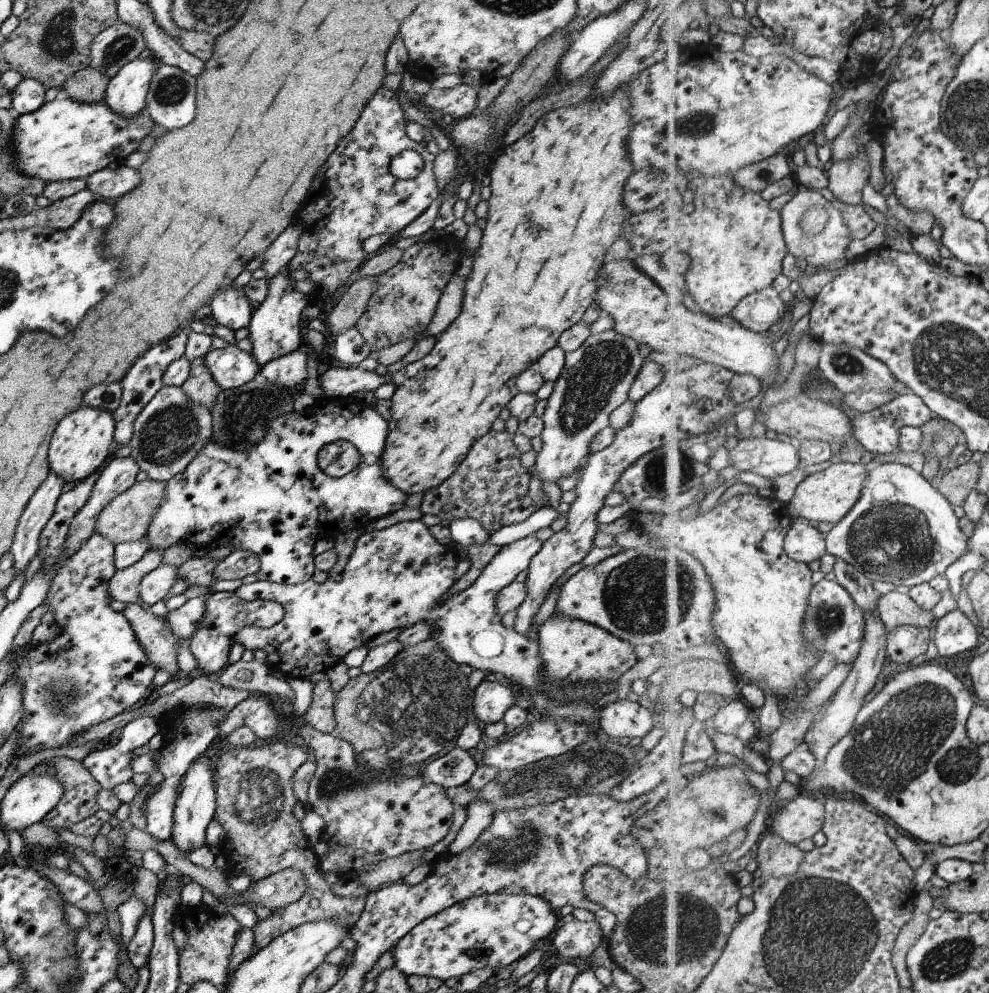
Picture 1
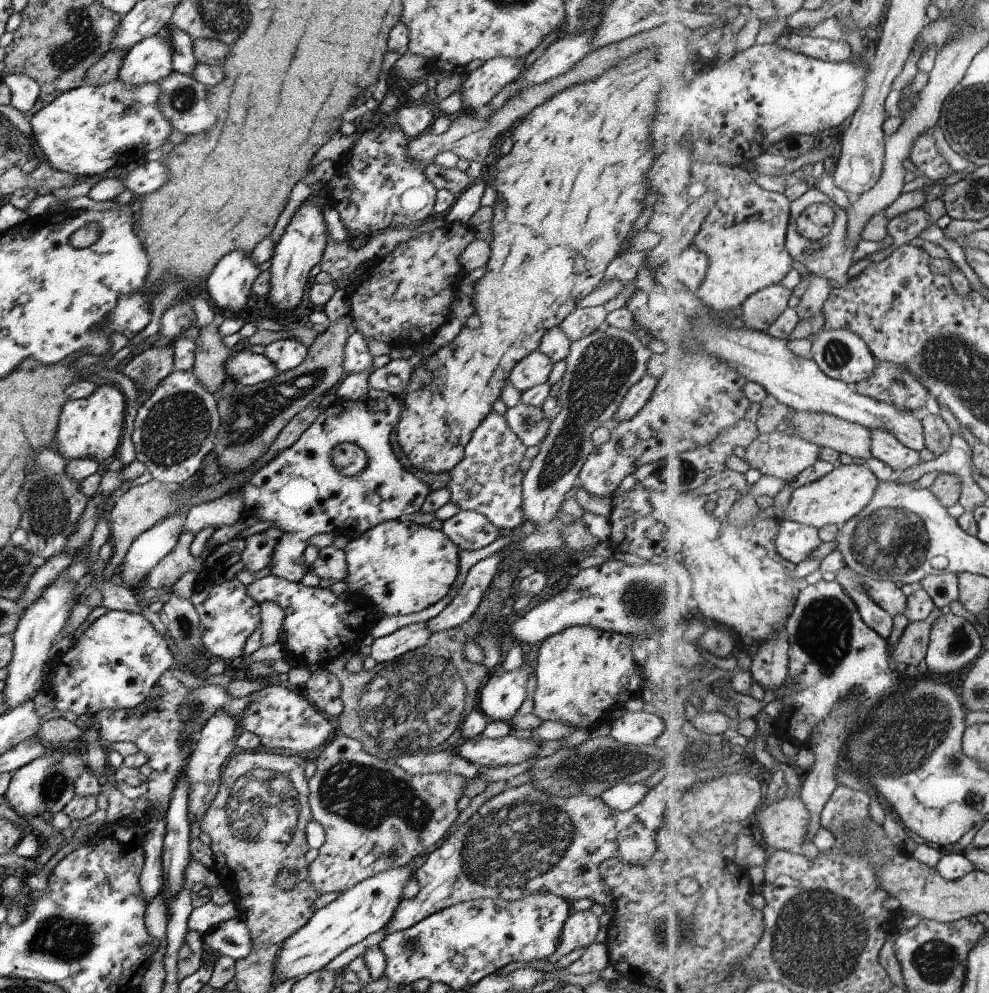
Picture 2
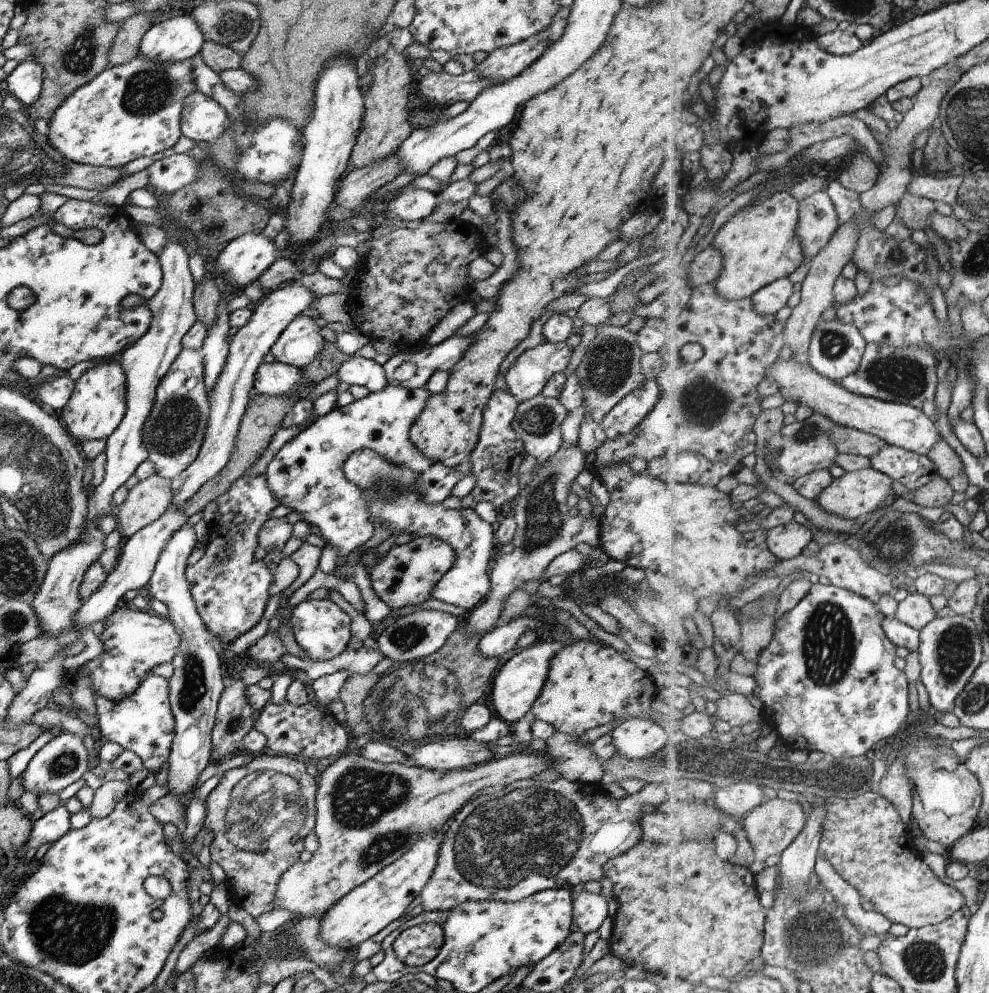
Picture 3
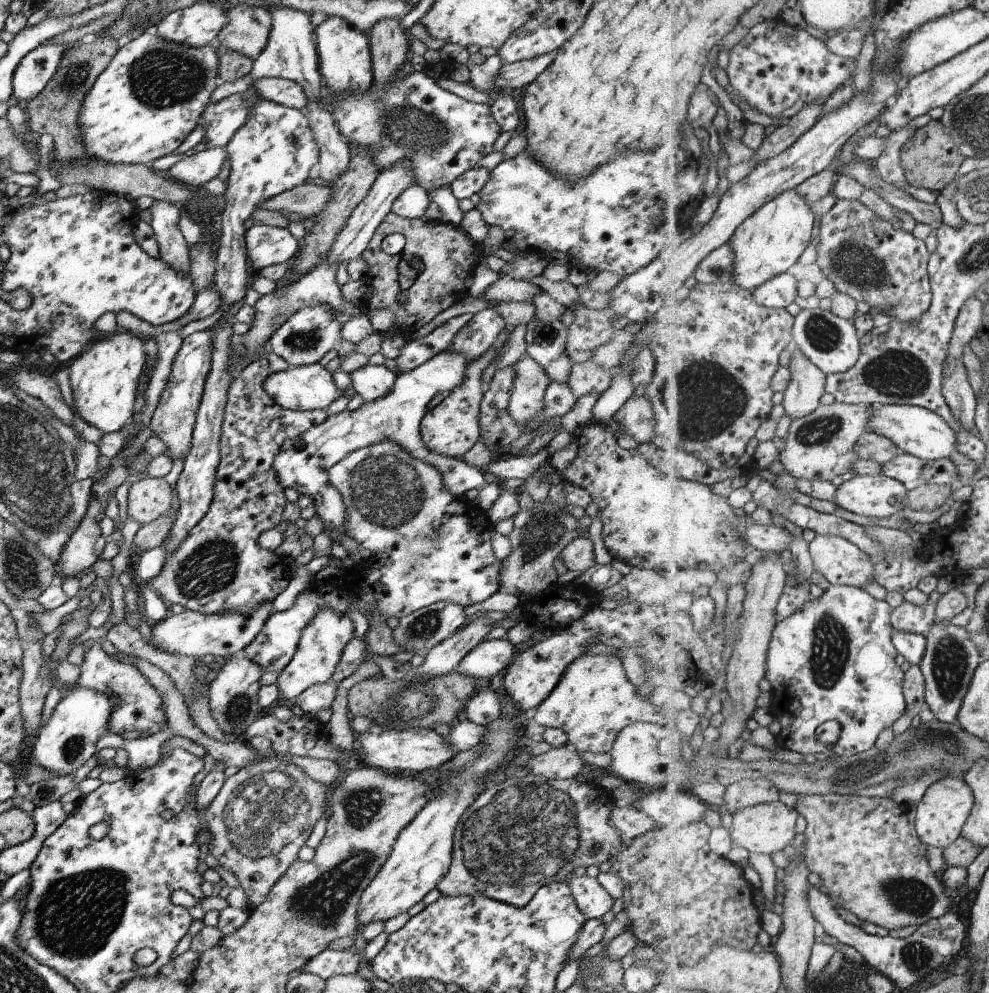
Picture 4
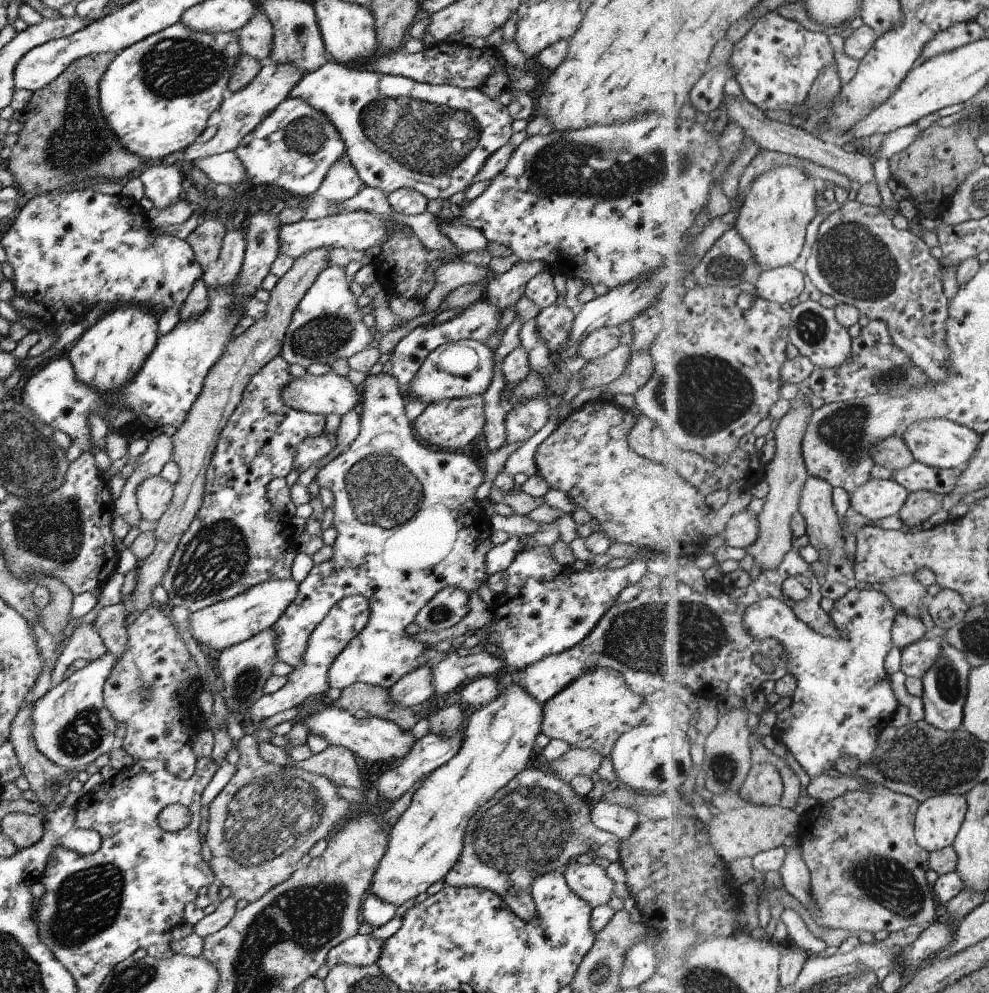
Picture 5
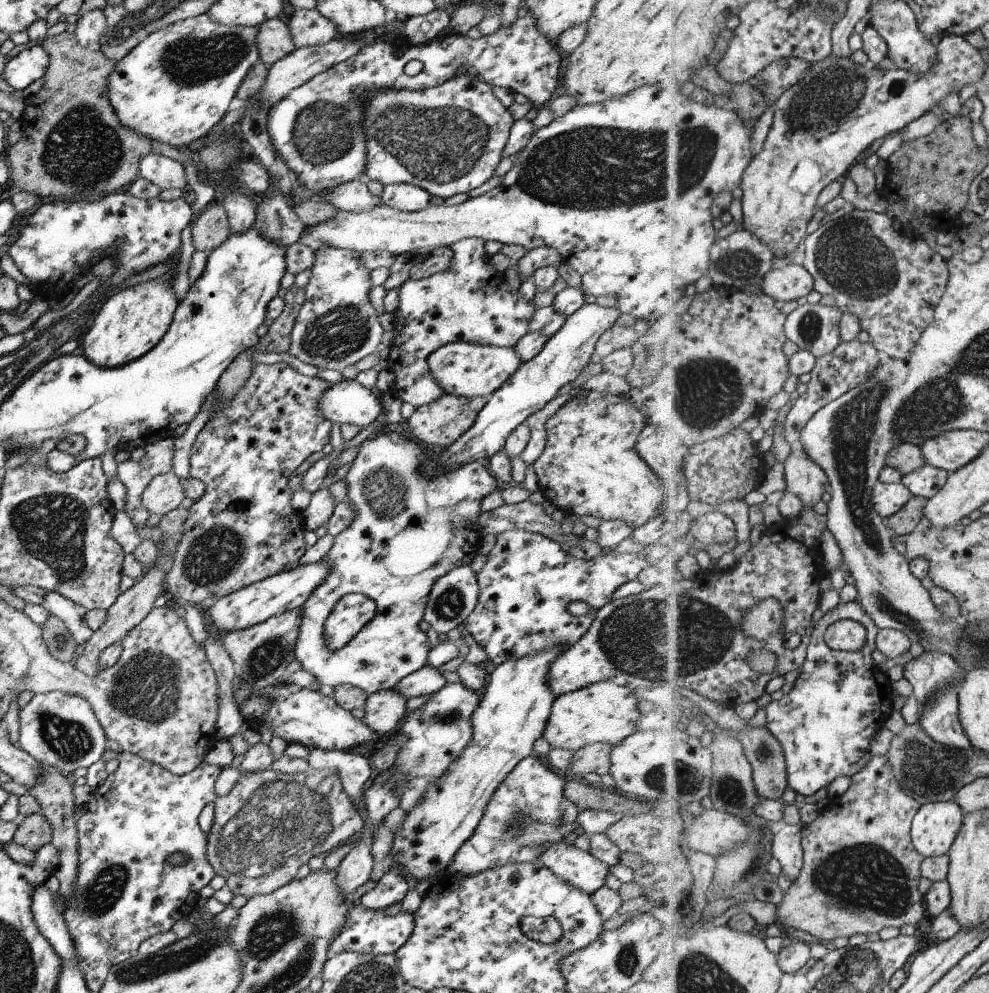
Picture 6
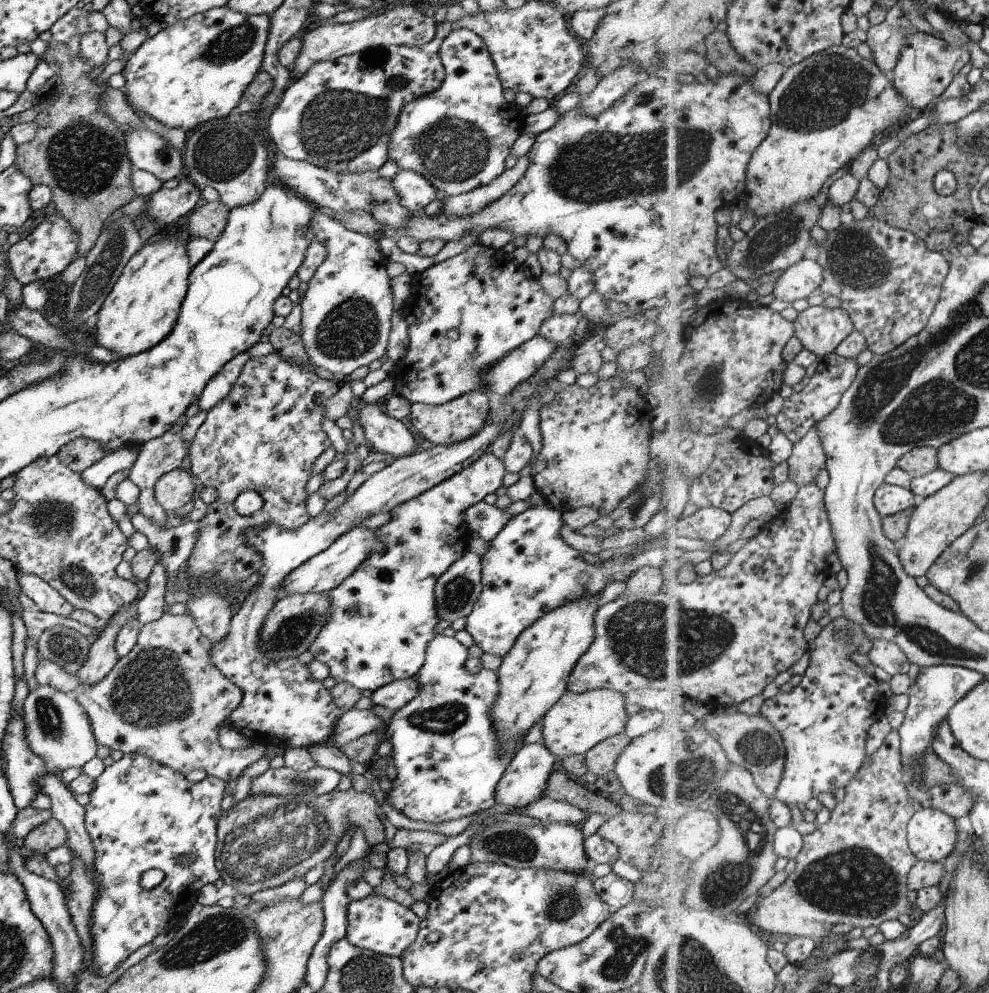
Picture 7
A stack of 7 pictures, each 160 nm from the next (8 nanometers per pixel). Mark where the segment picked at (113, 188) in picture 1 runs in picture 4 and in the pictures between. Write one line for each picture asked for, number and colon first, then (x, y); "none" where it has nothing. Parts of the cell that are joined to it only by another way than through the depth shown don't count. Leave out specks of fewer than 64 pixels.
2: (148, 176)
3: (175, 171)
4: (193, 171)

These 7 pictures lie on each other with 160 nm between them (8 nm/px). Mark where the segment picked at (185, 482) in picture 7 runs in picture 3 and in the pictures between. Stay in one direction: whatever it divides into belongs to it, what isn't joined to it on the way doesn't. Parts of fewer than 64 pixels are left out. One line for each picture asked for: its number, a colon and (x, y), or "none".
3: (148, 499)
4: (147, 499)
5: (153, 496)
6: (164, 493)

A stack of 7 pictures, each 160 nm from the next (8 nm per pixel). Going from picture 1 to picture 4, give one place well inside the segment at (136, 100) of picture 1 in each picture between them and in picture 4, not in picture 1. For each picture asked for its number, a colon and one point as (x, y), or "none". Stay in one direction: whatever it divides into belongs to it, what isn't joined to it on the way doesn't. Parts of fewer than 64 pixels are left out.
2: (147, 61)
3: (177, 37)
4: (199, 24)

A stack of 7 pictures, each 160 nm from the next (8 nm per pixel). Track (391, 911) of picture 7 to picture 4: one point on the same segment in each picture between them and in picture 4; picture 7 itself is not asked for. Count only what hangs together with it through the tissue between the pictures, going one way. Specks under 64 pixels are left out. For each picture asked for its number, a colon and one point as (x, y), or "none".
4: (328, 963)
5: (358, 950)
6: (364, 931)

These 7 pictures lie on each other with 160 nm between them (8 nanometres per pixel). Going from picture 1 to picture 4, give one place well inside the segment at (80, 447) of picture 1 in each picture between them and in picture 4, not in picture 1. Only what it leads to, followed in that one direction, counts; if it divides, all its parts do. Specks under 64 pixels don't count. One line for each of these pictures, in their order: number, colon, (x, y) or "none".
2: (91, 428)
3: (96, 405)
4: (103, 377)

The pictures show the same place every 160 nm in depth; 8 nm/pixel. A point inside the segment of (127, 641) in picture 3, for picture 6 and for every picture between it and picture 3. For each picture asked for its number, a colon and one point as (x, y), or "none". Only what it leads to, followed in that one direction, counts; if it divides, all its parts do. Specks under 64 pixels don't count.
4: (191, 634)
5: (216, 627)
6: (287, 590)

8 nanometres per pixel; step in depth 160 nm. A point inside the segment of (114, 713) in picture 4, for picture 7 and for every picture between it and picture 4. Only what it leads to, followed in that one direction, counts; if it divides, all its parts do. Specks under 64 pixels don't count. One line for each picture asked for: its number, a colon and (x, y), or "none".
5: (83, 643)
6: (71, 615)
7: (45, 598)

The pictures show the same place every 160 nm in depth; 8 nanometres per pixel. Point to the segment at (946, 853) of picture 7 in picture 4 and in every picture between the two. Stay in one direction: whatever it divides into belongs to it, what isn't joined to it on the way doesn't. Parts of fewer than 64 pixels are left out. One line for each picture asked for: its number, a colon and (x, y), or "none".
4: (942, 813)
5: (939, 820)
6: (937, 825)

